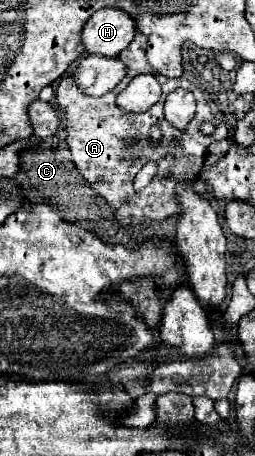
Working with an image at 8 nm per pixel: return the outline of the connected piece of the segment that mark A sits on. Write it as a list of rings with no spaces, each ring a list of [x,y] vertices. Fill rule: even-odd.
[[[137,31],[135,39],[131,41],[131,45],[121,53],[121,59],[127,61],[127,75],[125,79],[107,95],[103,97],[89,97],[74,85],[74,78],[72,75],[66,75],[61,79],[57,93],[55,93],[55,103],[61,111],[61,115],[67,121],[67,141],[69,141],[69,151],[73,155],[73,161],[79,169],[79,173],[87,179],[87,183],[91,183],[97,193],[113,207],[113,215],[119,221],[121,227],[131,227],[131,225],[139,225],[145,219],[147,221],[163,221],[169,217],[179,217],[179,201],[177,201],[177,193],[175,193],[175,181],[195,181],[199,177],[199,171],[203,167],[205,161],[205,151],[211,143],[227,139],[229,137],[229,129],[225,123],[217,121],[215,115],[211,113],[205,95],[185,77],[179,79],[167,79],[157,75],[157,81],[161,83],[163,95],[161,99],[149,109],[149,113],[141,113],[141,115],[129,115],[117,109],[115,105],[115,97],[129,85],[129,81],[141,73],[153,73],[151,65],[145,59],[145,35],[141,31]],[[175,89],[187,89],[195,95],[197,99],[197,121],[191,121],[187,133],[173,129],[165,119],[163,119],[163,103],[165,97],[175,91]],[[201,123],[213,123],[215,131],[213,135],[203,135],[201,141],[201,131],[199,125]],[[153,125],[159,125],[163,129],[163,141],[159,147],[151,147],[151,143],[147,141],[147,133]],[[171,141],[177,141],[177,147],[169,147]],[[155,161],[161,169],[157,169],[157,175],[153,177],[153,181],[141,189],[135,191],[133,189],[133,179],[139,173],[139,169],[149,163]],[[167,161],[167,169],[165,167]]]

